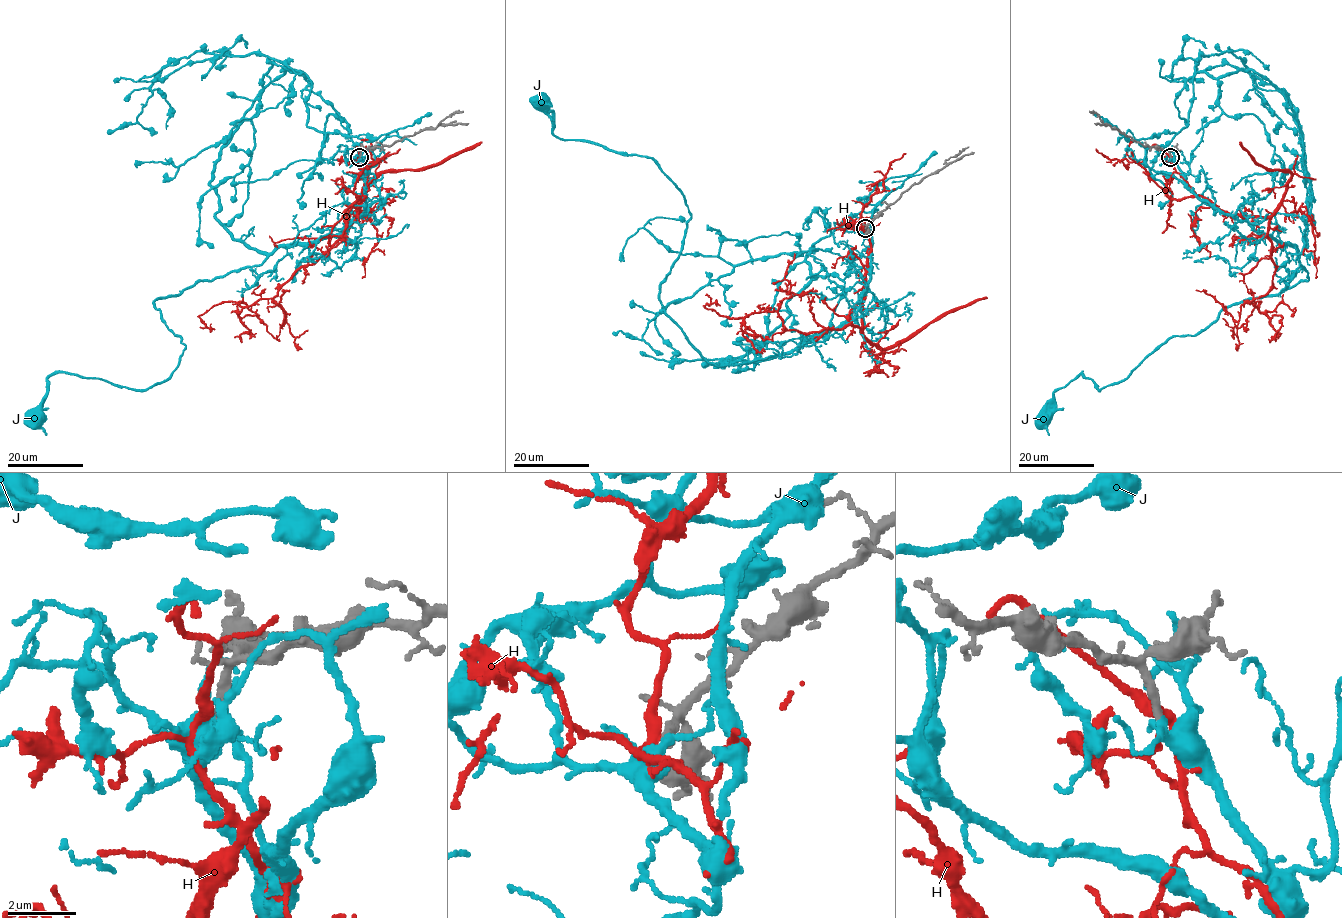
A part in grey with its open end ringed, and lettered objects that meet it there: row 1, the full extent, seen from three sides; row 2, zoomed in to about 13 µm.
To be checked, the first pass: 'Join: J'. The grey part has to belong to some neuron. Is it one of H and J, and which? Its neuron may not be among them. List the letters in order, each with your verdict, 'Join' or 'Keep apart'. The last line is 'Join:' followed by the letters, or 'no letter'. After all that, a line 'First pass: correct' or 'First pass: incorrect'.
H: Keep apart
J: Join
Join: J
First pass: correct

